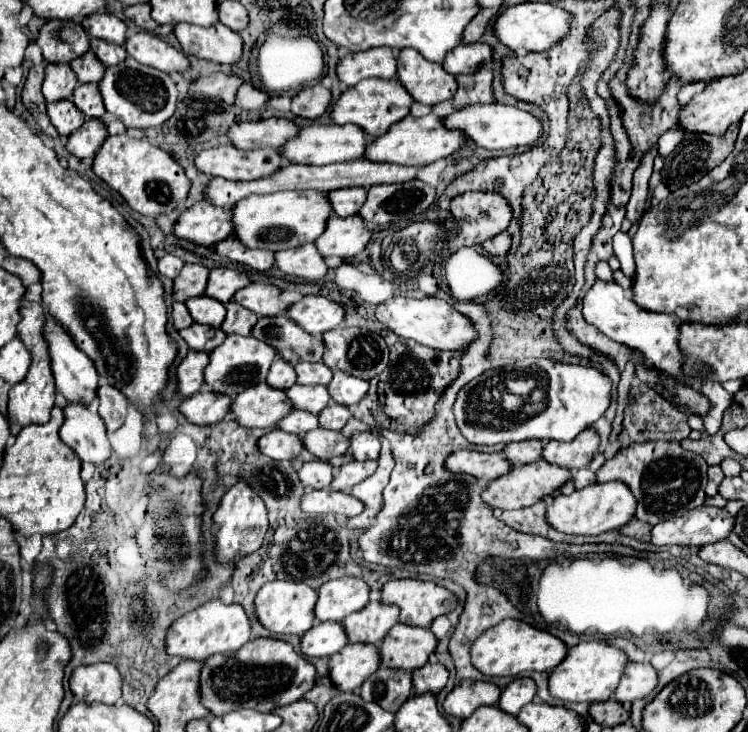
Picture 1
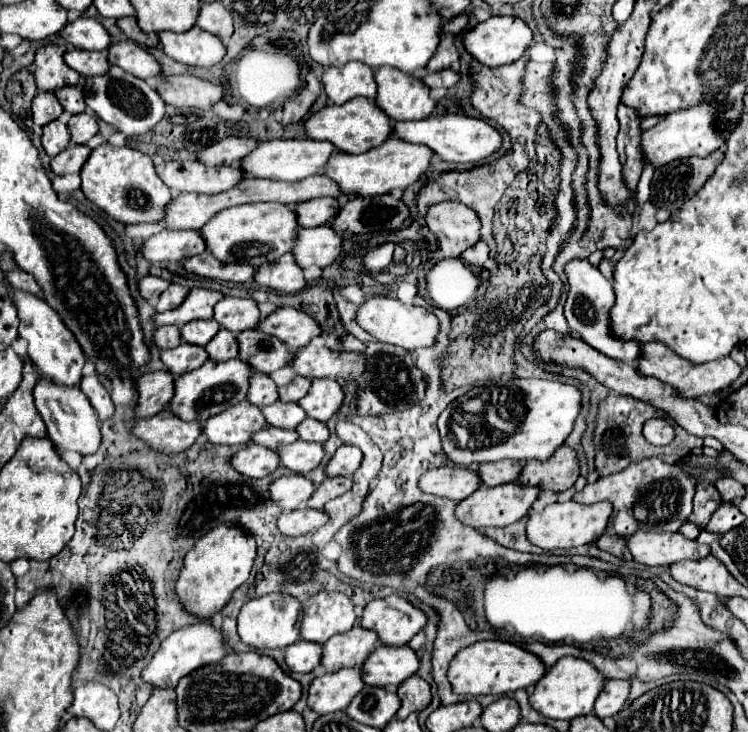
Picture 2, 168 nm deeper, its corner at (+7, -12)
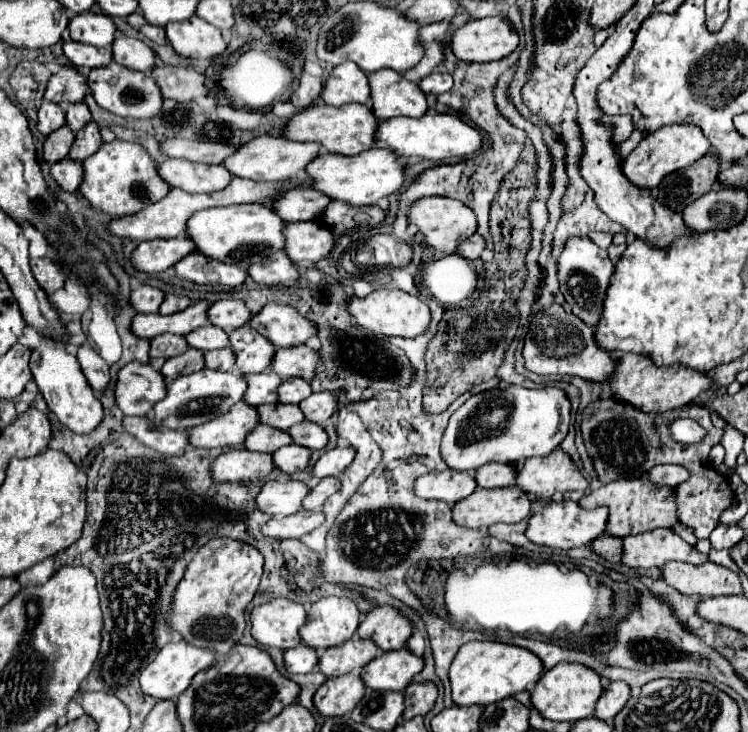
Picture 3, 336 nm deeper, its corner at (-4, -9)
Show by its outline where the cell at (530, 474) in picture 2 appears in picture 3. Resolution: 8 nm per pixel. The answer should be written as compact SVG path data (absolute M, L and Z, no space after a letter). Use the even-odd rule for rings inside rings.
M555 449L551 457L527 459L519 469L517 485L535 495L533 499L555 499L569 491L585 491L587 481L573 459L563 449Z

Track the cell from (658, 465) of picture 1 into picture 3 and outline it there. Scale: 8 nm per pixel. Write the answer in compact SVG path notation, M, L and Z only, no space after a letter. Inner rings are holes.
M647 477L641 479L617 479L611 481L597 491L591 491L579 499L579 505L583 509L595 509L601 505L609 507L609 521L607 521L607 535L615 537L627 537L627 535L637 535L645 533L657 527L673 527L679 523L679 513L677 513L677 495L675 489L669 487L657 487L651 483Z

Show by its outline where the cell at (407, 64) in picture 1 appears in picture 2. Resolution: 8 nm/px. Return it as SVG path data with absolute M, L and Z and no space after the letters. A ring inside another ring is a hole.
M392 66L374 70L374 80L378 84L376 104L392 120L422 120L432 114L436 102L422 80Z

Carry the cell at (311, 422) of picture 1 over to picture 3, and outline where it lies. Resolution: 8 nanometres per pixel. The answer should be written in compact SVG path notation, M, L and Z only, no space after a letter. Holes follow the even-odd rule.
M257 425L245 441L245 449L249 451L261 451L261 453L275 453L277 449L291 445L293 439L287 431L269 427L269 425Z

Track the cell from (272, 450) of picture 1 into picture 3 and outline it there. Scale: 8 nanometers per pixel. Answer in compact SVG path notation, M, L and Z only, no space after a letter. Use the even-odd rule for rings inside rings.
M231 449L219 455L211 463L211 475L215 481L251 481L265 479L273 471L275 463L269 453L257 453L249 449Z

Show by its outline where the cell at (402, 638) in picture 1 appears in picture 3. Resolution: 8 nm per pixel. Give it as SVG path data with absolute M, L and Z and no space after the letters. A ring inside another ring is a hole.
M403 647L397 651L381 653L369 661L361 673L361 679L371 689L403 691L411 679L421 673L423 665L423 657L417 657L407 647Z

